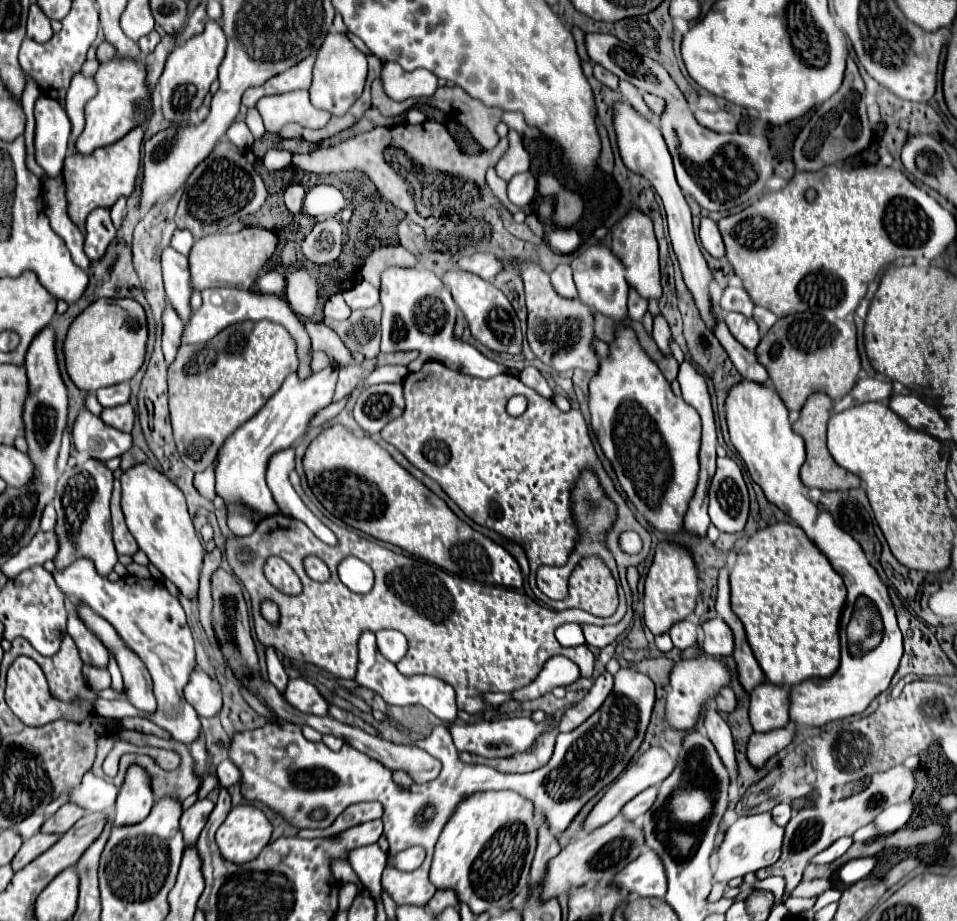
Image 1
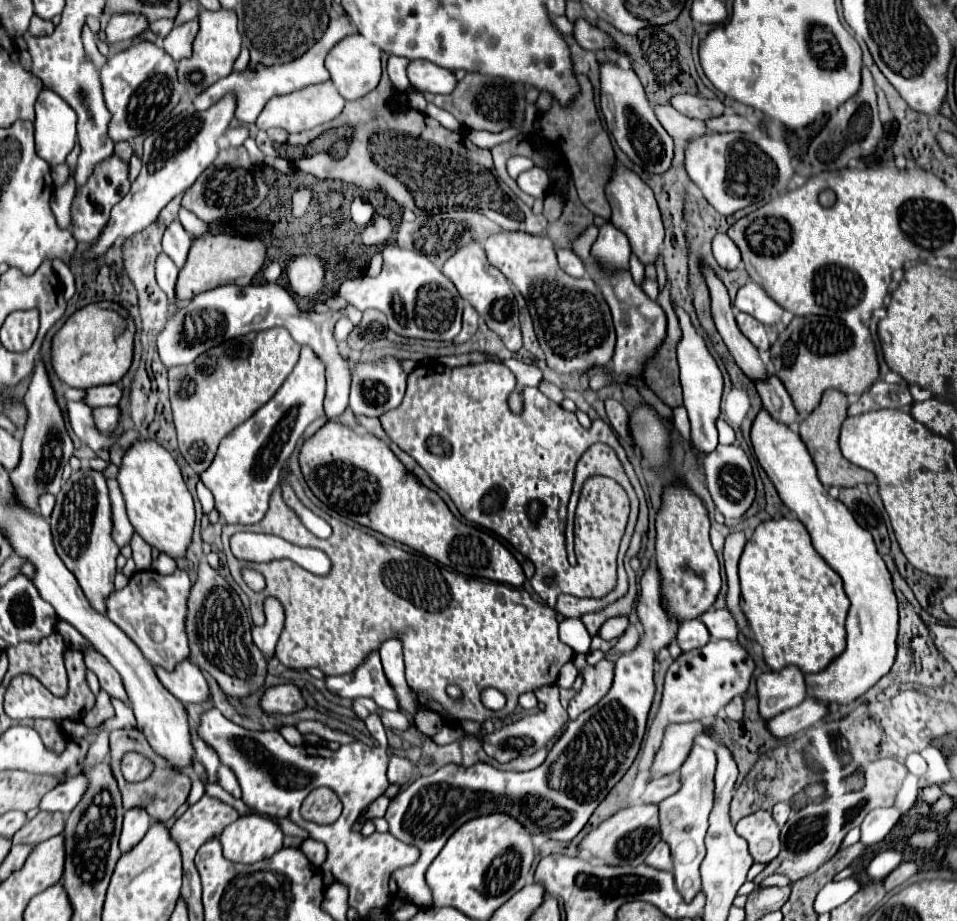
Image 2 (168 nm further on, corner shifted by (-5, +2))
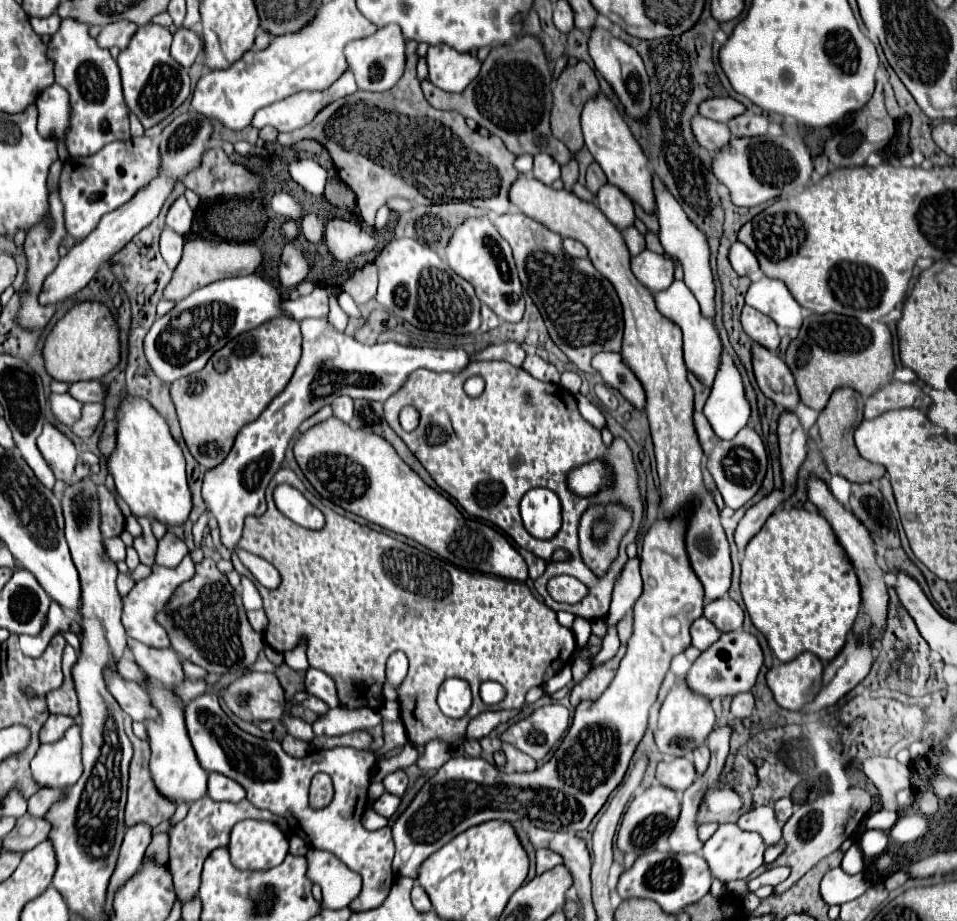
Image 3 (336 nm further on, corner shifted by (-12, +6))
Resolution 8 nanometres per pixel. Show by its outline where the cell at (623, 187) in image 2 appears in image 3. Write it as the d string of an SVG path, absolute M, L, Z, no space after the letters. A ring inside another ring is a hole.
M599 92L597 96L593 96L585 102L583 112L581 112L581 128L583 128L585 146L589 148L593 158L603 168L607 180L611 184L615 184L617 188L621 188L625 194L629 194L631 200L641 204L645 208L645 212L653 212L655 210L653 172L649 170L647 158L645 158L641 146L637 144L633 132L629 130L623 112L619 112L619 108L603 92Z

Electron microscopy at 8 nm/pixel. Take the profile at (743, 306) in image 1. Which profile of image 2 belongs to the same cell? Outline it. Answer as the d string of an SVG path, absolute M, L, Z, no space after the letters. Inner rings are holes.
M748 282L738 290L736 300L734 300L734 308L754 316L764 326L774 326L774 322L784 312L756 282Z

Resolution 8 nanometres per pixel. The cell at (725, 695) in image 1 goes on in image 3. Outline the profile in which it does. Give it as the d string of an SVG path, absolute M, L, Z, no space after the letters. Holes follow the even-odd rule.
M745 692L745 694L739 694L733 698L733 704L731 704L731 714L735 718L747 718L751 716L755 708L755 700L753 700L753 694L751 692Z

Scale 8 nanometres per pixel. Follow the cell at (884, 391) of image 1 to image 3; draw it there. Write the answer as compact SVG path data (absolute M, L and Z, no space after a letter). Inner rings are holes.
M895 380L865 400L865 418L871 420L897 408L917 408L921 412L927 412L929 406L931 398L921 388L921 384L905 384Z

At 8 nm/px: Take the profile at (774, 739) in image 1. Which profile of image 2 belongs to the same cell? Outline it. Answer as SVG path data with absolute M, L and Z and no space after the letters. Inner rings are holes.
M806 698L796 708L786 710L786 712L774 716L766 726L768 726L768 730L770 730L770 734L774 738L784 740L784 738L790 738L790 736L810 728L812 724L822 720L826 712L828 712L828 708L824 704L818 704L816 700Z

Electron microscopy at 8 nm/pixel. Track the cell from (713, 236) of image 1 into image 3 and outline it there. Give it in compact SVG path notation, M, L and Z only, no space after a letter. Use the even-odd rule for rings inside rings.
M741 242L733 244L729 256L731 256L731 258L729 258L729 260L731 260L731 266L733 266L733 270L735 270L739 276L749 276L749 274L753 274L753 272L759 270L757 258L755 258L753 252L751 252L745 244L741 244Z

